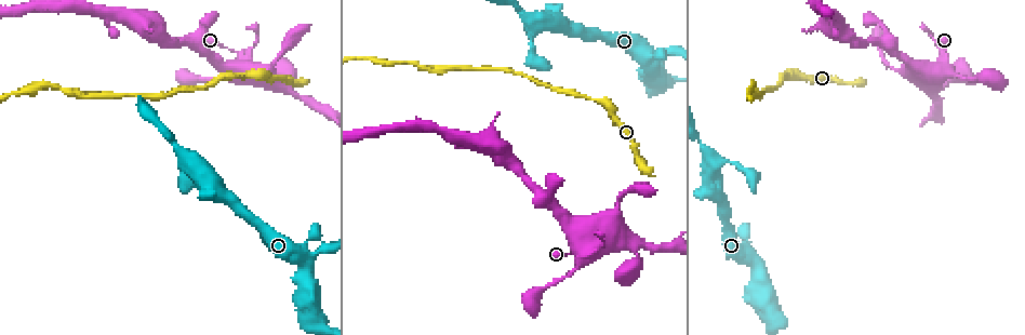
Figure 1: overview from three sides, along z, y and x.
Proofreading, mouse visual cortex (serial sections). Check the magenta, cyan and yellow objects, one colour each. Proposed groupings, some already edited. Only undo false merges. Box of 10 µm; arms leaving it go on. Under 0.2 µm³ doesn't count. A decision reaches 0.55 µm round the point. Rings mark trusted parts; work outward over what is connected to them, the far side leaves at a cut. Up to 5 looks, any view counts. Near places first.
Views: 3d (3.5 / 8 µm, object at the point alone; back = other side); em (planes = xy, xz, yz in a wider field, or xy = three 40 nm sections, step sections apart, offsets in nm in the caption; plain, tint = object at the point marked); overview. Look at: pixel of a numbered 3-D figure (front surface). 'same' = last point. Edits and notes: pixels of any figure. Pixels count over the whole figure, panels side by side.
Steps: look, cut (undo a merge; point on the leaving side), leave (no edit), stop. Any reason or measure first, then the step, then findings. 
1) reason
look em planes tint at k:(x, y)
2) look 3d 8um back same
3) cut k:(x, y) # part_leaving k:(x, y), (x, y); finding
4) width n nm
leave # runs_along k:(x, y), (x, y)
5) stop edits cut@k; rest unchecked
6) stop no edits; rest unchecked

three arms meet
look 3d 3.5um at 1:(309, 256)

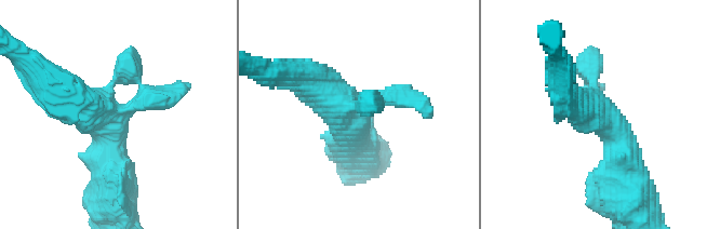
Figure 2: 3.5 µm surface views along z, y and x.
look em xy step 1 tint at 2:(118, 111)

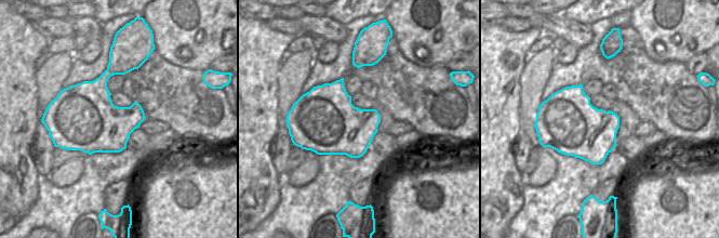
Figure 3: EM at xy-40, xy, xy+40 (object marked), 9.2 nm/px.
leave # runs_along 2:(563, 93), (618, 136), (627, 176); continuous, no second cell

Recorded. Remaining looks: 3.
sudden change in width
look 3d 3.5um at 1:(935, 68)

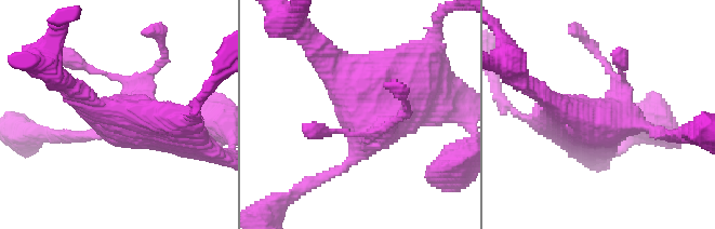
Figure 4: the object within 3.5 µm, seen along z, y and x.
shape alone is not enough
look em planes tint at 4:(602, 117)

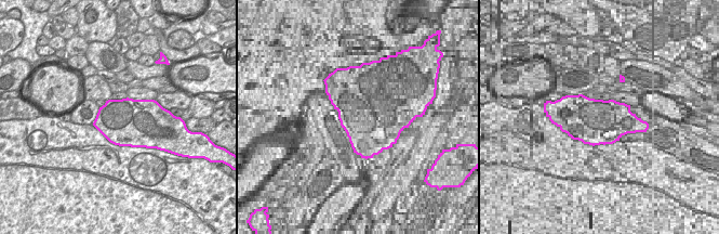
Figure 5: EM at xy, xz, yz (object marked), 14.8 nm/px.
leave # runs_along 4:(622, 69), (599, 119), (556, 106); continuous, no second cell

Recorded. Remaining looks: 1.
stop no edits; rest unchecked

